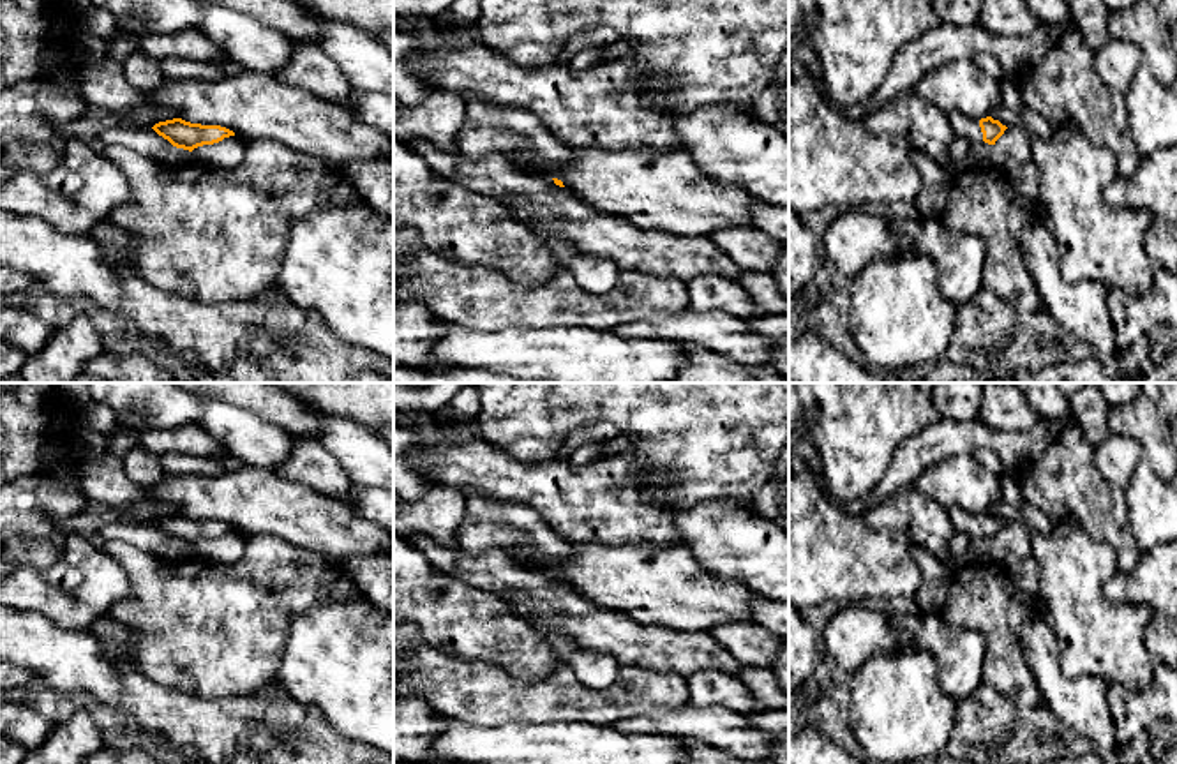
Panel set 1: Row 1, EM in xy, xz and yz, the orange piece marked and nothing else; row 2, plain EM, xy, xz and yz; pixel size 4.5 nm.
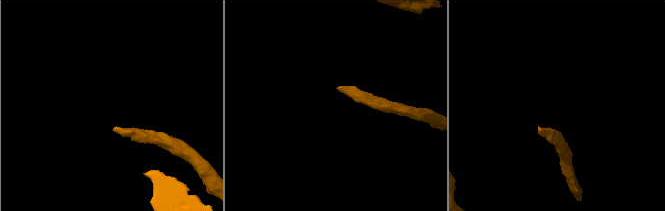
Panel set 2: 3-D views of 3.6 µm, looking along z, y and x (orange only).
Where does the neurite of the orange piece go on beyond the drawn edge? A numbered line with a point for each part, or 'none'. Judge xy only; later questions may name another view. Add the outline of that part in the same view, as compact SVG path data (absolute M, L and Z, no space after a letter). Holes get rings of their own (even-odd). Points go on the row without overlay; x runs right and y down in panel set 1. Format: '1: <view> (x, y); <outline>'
none

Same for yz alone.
1: yz (967, 524); M951 508L951 522L958 529L958 533L967 536L979 536L983 533L979 517L965 513L960 508Z

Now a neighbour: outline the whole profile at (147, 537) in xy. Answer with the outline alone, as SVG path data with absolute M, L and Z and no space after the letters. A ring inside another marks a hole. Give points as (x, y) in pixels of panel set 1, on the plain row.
M109 522L99 531L99 535L106 542L122 540L132 543L134 547L157 558L169 558L173 551L173 540L162 531L159 531L152 522Z

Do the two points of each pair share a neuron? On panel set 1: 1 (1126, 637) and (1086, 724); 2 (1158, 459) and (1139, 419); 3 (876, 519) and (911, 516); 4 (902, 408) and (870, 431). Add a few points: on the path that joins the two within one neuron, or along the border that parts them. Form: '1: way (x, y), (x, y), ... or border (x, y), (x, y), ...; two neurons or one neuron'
1: border (1064, 674), (1098, 676), (1107, 683); two neurons
2: way (1156, 449), (1147, 429); one neuron
3: way (884, 516), (902, 516); one neuron
4: way (895, 408), (877, 424); one neuron

